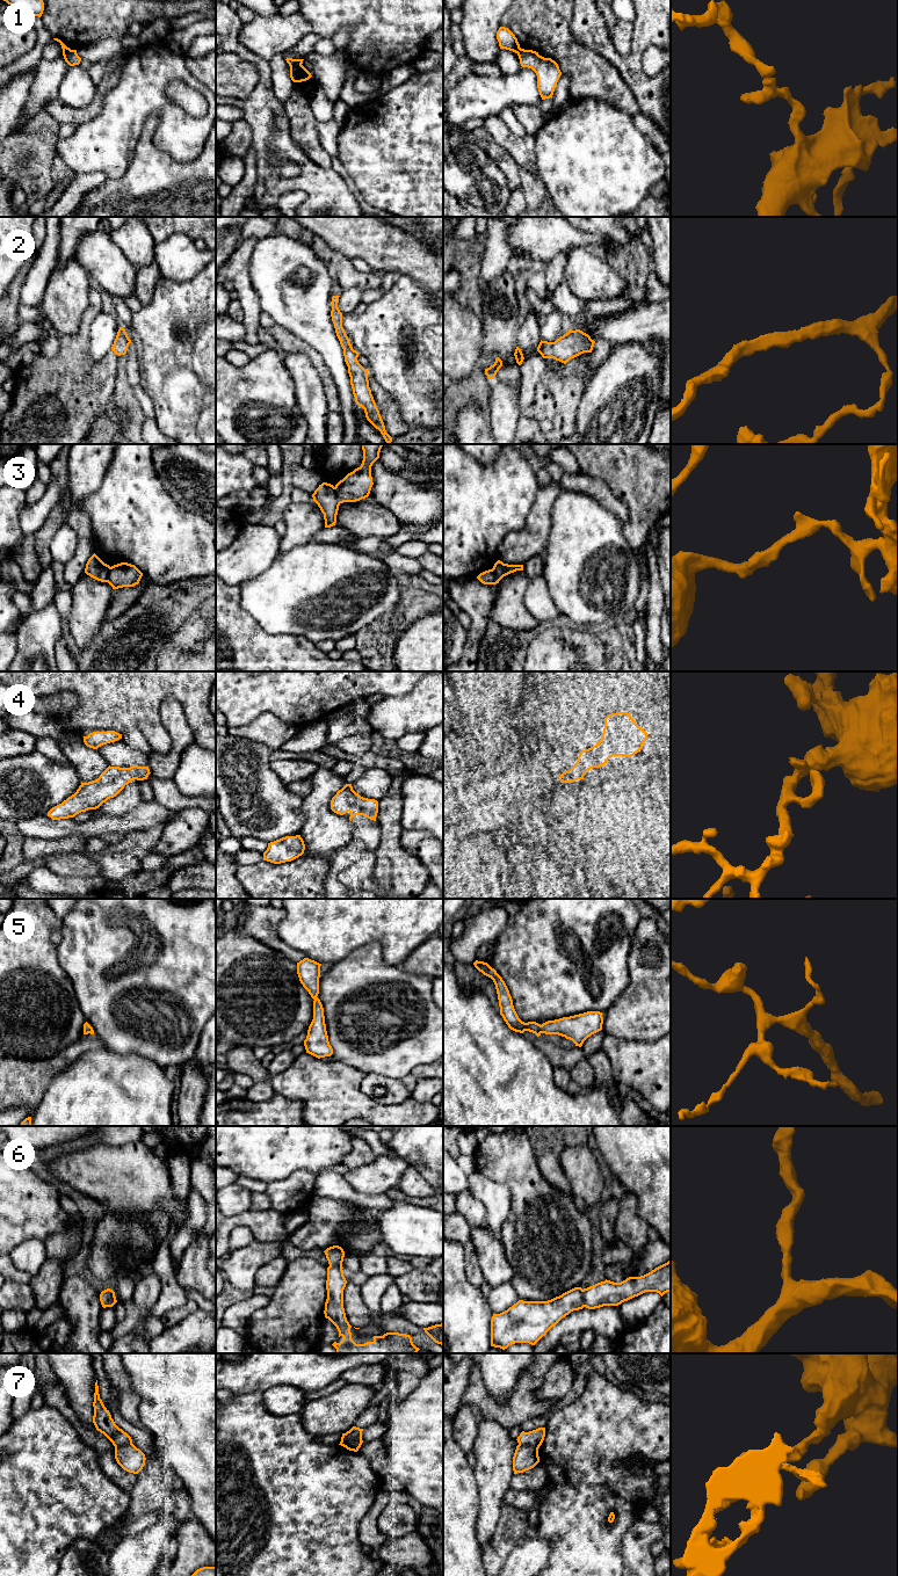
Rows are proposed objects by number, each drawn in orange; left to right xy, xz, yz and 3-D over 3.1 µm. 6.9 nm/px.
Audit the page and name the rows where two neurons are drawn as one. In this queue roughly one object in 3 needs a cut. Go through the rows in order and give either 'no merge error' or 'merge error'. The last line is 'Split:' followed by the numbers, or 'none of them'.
1: merge error
2: no merge error
3: merge error
4: no merge error
5: no merge error
6: no merge error
7: merge error
Split: 1, 3, 7

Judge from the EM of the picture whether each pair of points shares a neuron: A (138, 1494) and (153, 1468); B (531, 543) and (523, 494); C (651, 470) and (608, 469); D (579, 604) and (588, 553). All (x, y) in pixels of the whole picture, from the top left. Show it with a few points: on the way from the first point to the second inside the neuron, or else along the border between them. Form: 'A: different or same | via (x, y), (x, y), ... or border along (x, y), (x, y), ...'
A: same | via (144, 1488), (150, 1482), (152, 1474)
B: different | border along (537, 491), (526, 523), (507, 535)
C: same | via (641, 470), (618, 469)
D: same | via (587, 592), (588, 566)

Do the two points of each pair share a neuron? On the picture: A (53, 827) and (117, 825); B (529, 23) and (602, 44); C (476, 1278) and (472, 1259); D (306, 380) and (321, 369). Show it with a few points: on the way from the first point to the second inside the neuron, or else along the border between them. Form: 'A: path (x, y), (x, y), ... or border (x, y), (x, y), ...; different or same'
A: path (70, 827), (94, 827), (101, 825); same
B: border (572, 12), (571, 34), (580, 43), (596, 51); different
C: path (473, 1273), (472, 1264); same
D: border (301, 351), (309, 358), (318, 373), (325, 399); different

